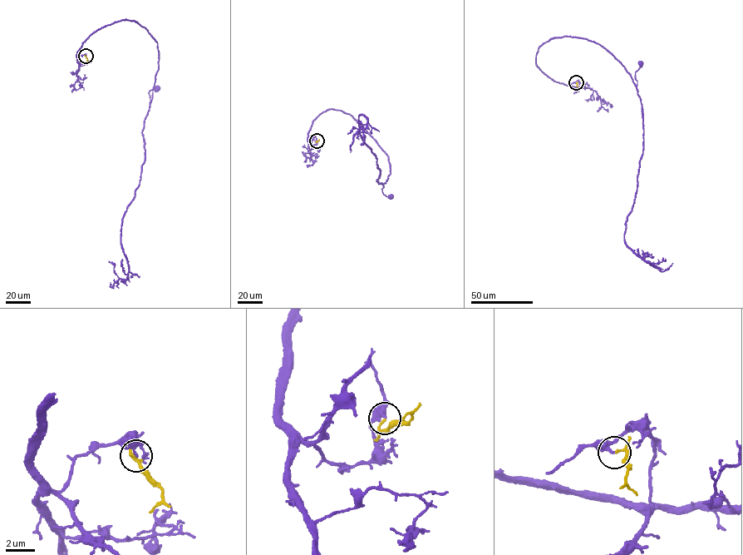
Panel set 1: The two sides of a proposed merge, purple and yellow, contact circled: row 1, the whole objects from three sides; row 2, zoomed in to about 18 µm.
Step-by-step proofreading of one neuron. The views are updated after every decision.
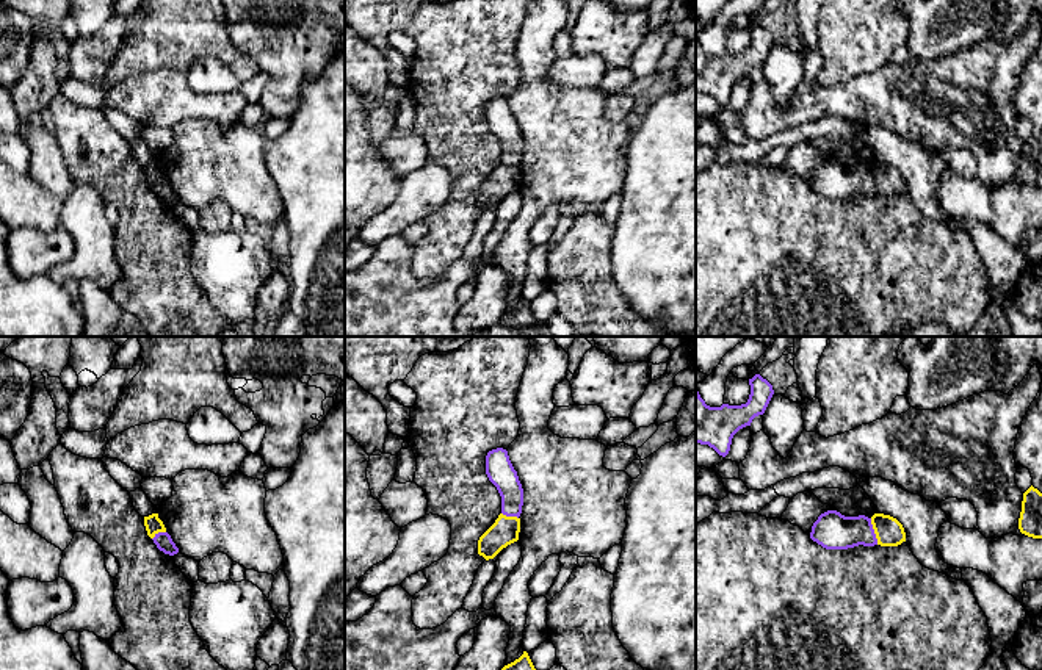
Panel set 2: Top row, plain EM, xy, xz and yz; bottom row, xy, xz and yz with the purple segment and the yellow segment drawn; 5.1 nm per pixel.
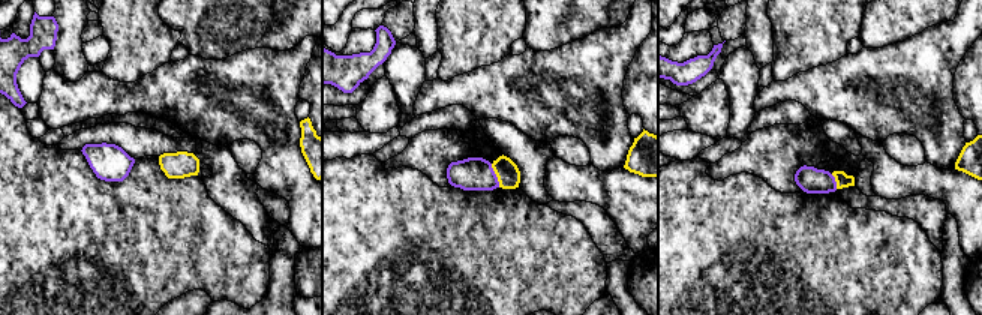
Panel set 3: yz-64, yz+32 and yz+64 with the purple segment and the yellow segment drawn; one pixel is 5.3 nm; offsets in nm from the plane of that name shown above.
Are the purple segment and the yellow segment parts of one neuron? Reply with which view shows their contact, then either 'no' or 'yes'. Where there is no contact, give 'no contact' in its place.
meets purple in yz; no

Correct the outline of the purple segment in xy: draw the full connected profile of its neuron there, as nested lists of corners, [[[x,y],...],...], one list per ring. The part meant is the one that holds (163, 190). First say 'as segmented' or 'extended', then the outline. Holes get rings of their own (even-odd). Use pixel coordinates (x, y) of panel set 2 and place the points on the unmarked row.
as segmented; [[[158,182],[152,189],[157,194],[157,197],[165,204],[174,205],[179,202],[179,197],[175,196],[168,182]]]

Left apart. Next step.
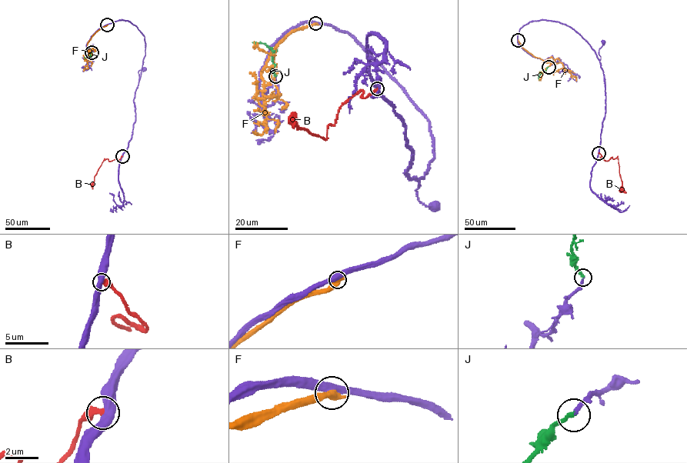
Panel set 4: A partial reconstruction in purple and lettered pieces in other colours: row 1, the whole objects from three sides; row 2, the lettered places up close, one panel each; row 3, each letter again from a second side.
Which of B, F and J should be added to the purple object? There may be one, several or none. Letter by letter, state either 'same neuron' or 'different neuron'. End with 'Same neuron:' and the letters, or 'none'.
B: different neuron
F: different neuron
J: same neuron
Same neuron: J

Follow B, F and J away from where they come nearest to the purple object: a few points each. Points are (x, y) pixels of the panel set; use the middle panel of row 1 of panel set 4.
B: (377, 88), (365, 98), (360, 90), (343, 104), (325, 139), (293, 126)
F: (315, 23), (292, 31), (271, 52), (261, 71), (265, 131), (258, 134), (255, 129)
J: (275, 75), (273, 73), (274, 51), (264, 44), (255, 44)

